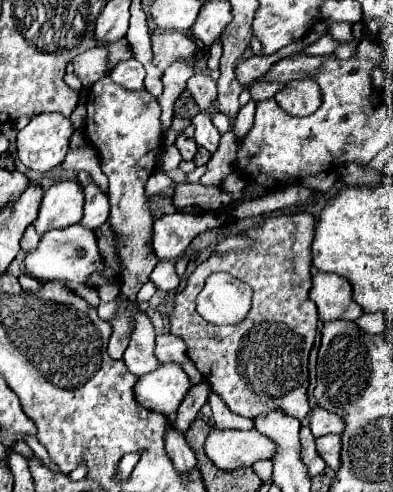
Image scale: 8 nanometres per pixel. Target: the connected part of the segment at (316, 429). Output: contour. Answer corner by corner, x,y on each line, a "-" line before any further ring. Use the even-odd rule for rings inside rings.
314,407
312,415
310,415
310,431
312,431
314,437
328,435
328,433
342,433
344,421
338,415
328,413
322,407

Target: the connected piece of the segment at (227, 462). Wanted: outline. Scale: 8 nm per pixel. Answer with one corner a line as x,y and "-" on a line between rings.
212,427
204,443
208,459
224,471
252,467
260,459
272,459
276,445
256,429
234,431

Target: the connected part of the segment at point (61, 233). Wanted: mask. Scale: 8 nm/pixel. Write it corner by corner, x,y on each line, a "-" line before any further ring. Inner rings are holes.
72,225
66,229
54,229
48,231
42,239
36,251
28,253
24,259
24,265
28,273
34,279
44,281
78,281
78,283
88,283
90,275
100,271
100,275
112,275
108,271
108,265
104,263
104,257
100,255
98,249
98,239
92,231
84,229
82,225

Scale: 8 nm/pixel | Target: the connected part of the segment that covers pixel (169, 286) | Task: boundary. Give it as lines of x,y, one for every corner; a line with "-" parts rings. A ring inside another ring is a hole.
160,261
150,275
150,281
154,281
162,291
174,291
180,285
180,275
174,265
174,261

